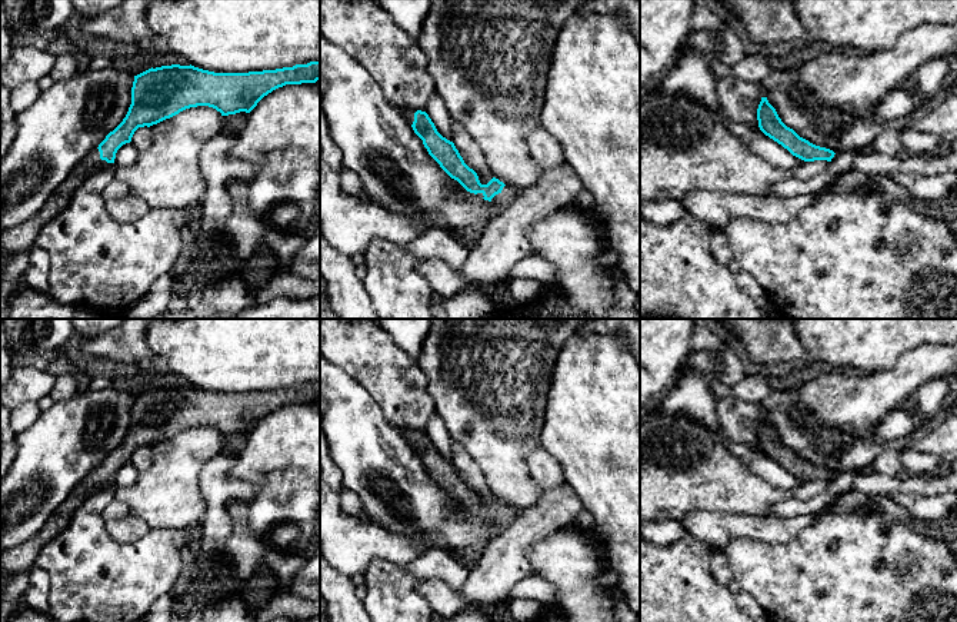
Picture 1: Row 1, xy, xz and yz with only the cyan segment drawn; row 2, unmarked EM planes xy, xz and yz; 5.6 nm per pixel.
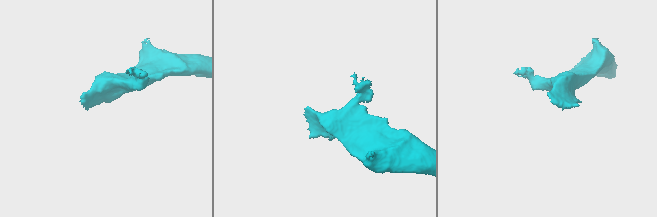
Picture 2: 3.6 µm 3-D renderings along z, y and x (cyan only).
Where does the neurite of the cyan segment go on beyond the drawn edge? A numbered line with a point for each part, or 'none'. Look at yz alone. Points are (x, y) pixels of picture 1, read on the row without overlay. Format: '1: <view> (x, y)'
none

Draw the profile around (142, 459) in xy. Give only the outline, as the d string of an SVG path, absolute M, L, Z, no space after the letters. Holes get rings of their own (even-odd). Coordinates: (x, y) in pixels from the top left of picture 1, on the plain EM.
M147 446L139 448L131 458L131 463L139 472L147 470L151 465L151 449Z

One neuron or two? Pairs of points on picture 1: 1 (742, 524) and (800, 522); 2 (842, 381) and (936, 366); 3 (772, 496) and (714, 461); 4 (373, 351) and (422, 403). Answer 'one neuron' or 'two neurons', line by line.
1: one neuron
2: one neuron
3: one neuron
4: one neuron

